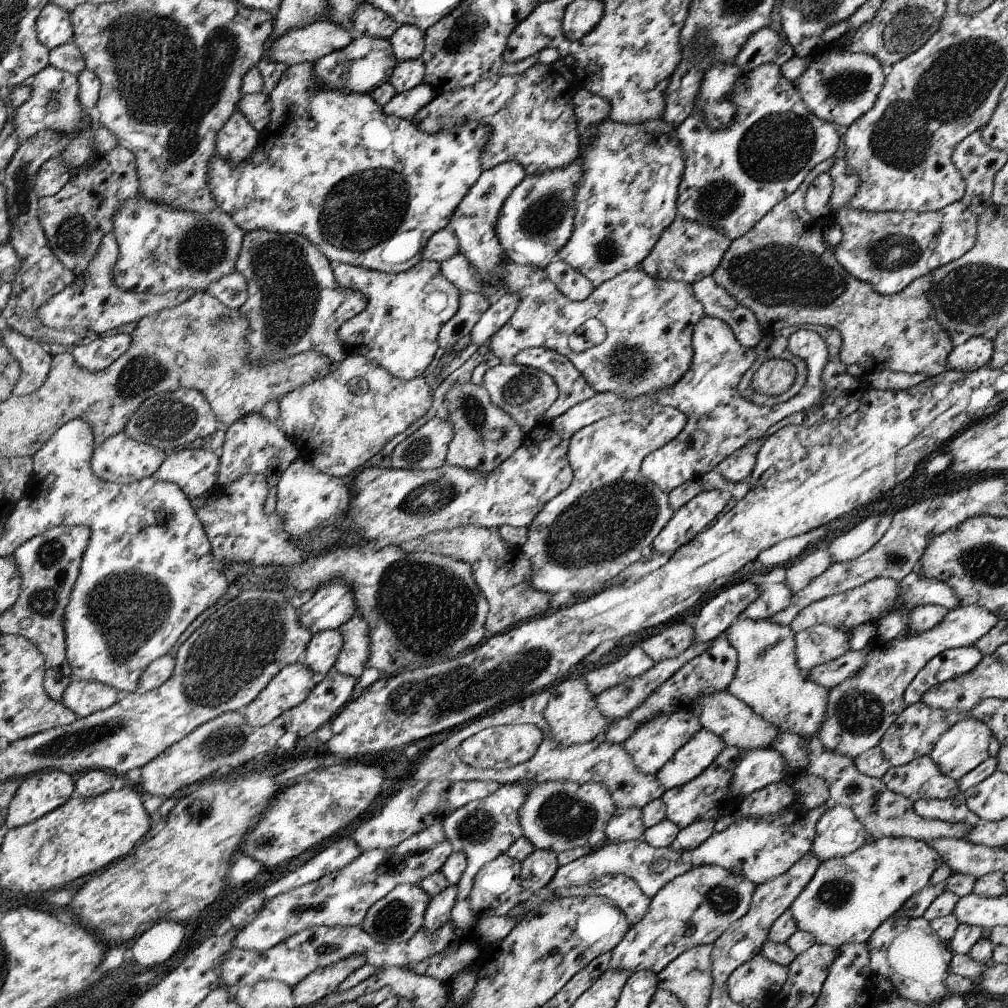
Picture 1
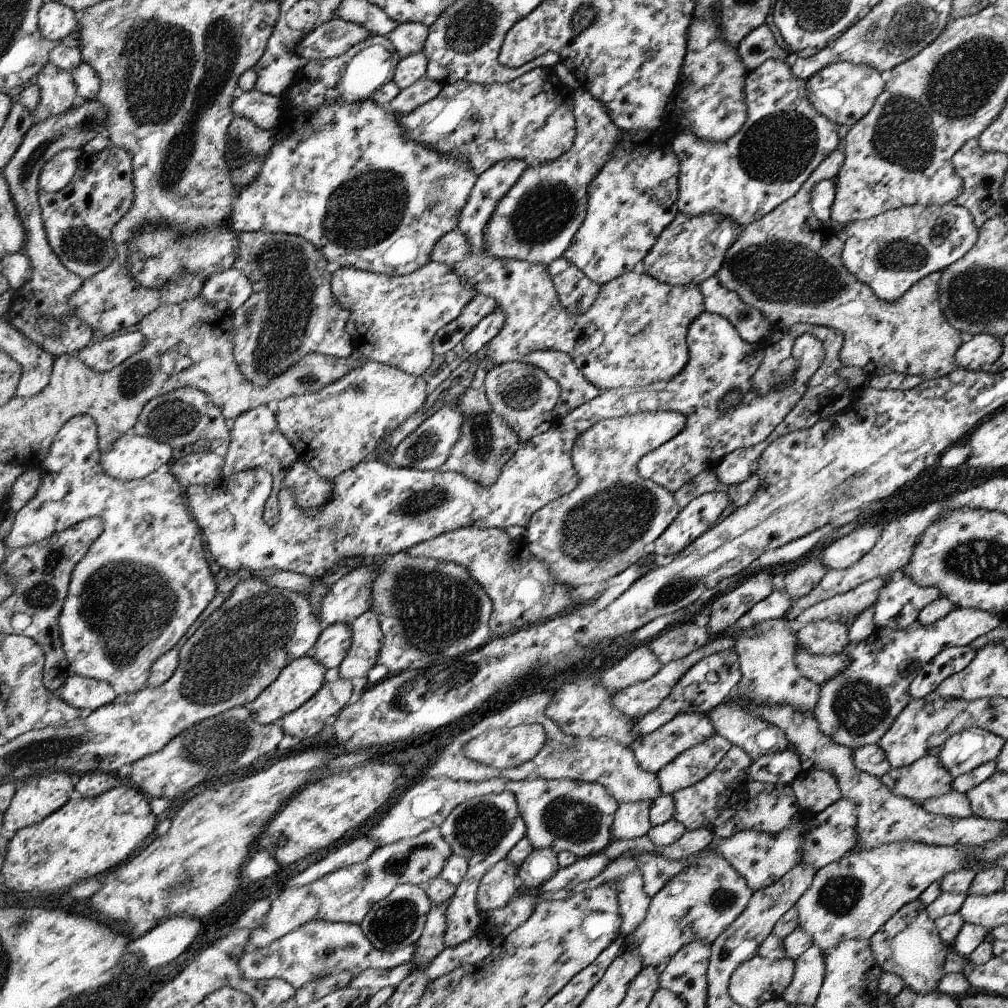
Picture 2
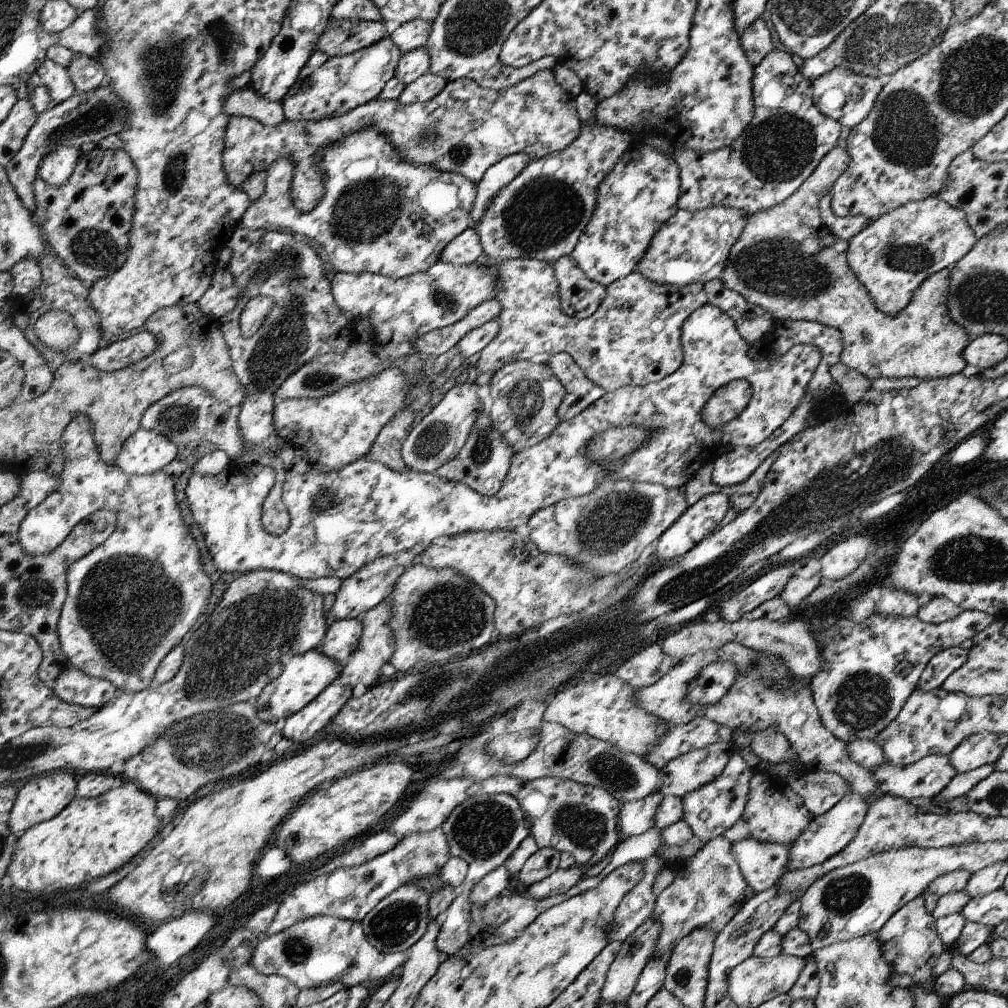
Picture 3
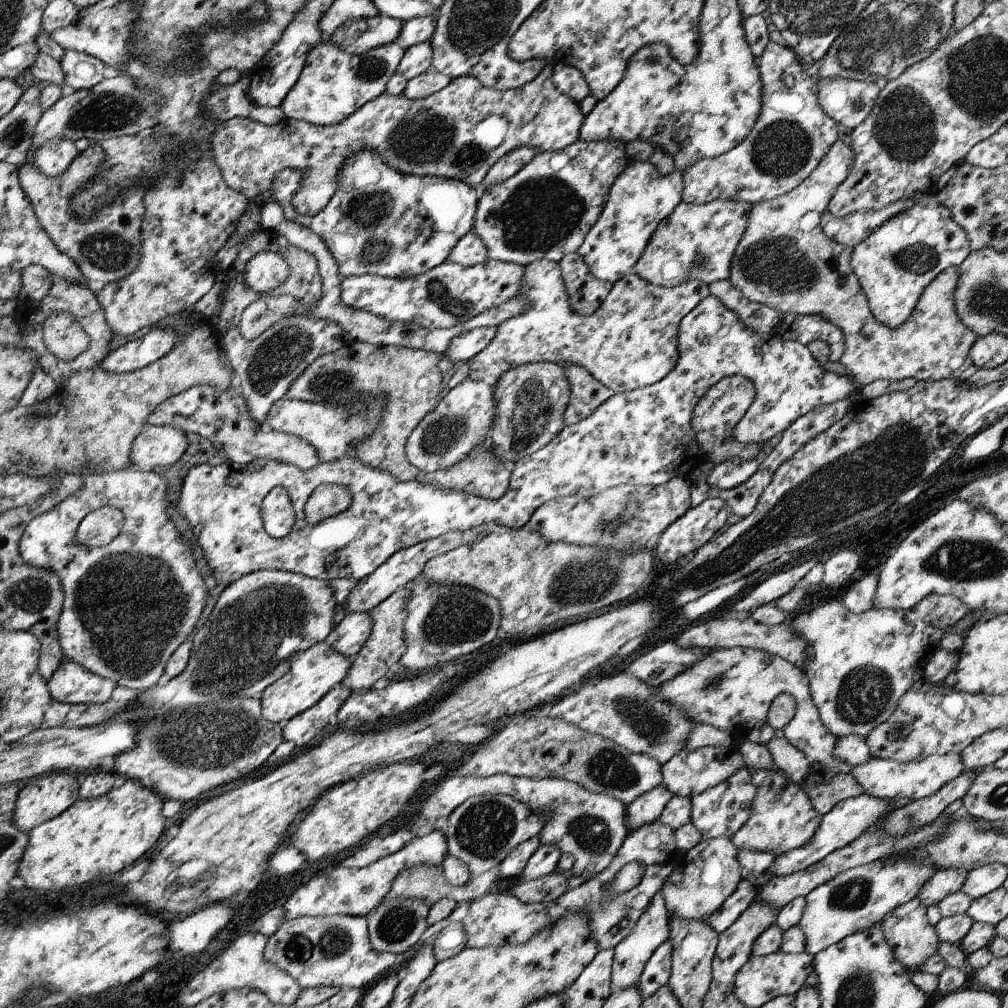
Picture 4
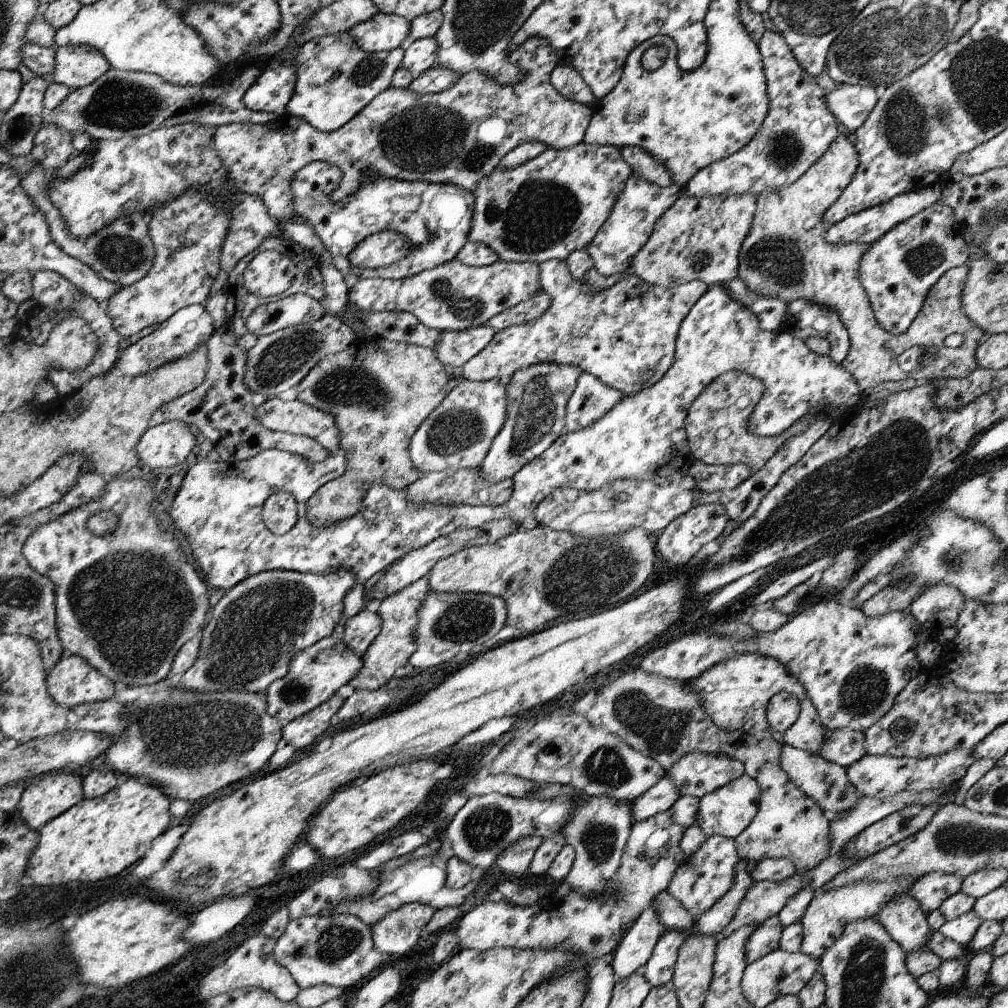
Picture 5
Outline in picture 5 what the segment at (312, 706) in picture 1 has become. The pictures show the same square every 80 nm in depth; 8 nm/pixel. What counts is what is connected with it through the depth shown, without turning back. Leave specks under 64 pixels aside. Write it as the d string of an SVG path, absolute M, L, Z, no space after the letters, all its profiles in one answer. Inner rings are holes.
M336 692L326 702L308 711L304 716L286 723L283 730L284 744L292 744L298 750L312 746L314 738L322 736L330 728L332 716L339 712L344 704L344 700Z

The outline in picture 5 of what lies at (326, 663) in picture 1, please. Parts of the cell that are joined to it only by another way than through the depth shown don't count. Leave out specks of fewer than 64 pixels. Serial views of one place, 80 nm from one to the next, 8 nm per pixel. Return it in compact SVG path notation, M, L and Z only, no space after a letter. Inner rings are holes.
M364 608L344 623L342 640L357 655L363 656L383 629L383 618L376 608Z

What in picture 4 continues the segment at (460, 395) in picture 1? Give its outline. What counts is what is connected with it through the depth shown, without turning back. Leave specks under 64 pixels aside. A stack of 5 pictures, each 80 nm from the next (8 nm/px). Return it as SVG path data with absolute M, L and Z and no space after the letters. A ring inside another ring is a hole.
M484 442L477 447L464 461L435 473L421 474L422 485L432 485L443 491L463 492L478 498L498 501L509 489L512 468L497 459L490 448L490 442Z

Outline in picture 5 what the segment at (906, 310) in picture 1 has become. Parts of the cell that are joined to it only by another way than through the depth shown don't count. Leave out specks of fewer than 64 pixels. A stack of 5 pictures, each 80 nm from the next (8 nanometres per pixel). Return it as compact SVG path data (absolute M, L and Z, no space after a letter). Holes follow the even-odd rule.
M840 134L827 152L794 184L760 193L754 224L743 242L737 277L746 283L748 290L759 295L777 296L787 304L804 299L831 308L849 334L850 346L840 363L854 375L860 392L886 381L907 378L928 383L970 377L979 366L978 348L986 334L963 309L963 290L971 272L968 265L944 273L928 293L926 303L907 332L893 335L879 325L859 274L868 245L856 241L838 246L827 241L823 214L843 196L858 168L859 153L854 143ZM956 332L964 337L962 345L956 348L944 346L944 340Z

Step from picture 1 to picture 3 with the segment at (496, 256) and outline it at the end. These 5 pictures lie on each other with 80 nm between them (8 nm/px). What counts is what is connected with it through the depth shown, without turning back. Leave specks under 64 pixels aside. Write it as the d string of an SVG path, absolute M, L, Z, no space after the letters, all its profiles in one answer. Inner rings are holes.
M519 152L508 155L487 170L486 176L477 184L478 194L475 198L475 205L471 210L472 226L470 227L476 228L475 224L482 221L484 212L486 212L492 198L502 188L514 181L530 162L531 158L525 152Z

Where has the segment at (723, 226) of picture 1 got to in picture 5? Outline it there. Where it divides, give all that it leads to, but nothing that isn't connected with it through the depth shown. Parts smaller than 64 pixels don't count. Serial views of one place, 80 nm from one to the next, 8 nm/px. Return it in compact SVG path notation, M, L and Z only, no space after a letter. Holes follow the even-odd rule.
M769 26L764 31L764 34L759 38L758 45L759 50L764 50L763 67L764 70L768 70L767 90L772 90L772 114L767 114L768 122L763 122L763 126L759 132L756 133L755 136L752 137L752 140L742 150L739 150L738 153L731 154L728 158L723 158L719 161L713 162L711 165L708 165L707 168L702 169L698 174L696 174L696 176L685 186L683 194L692 195L696 198L707 197L708 195L732 196L739 194L755 194L758 196L760 193L787 188L787 186L798 181L799 178L802 177L803 174L806 173L807 170L827 152L830 146L835 142L836 137L838 137L838 124L836 124L837 118L832 116L832 111L828 114L829 106L827 105L826 94L824 94L822 88L816 84L814 77L811 74L808 74L808 71L803 69L798 59L792 54L790 44L787 42L787 39L783 37L783 34L780 34L774 27Z

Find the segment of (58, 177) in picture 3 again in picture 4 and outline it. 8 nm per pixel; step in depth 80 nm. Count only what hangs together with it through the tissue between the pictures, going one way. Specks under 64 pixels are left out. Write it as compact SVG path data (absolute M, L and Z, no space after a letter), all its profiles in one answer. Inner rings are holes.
M55 138L45 142L35 152L34 161L44 174L51 177L63 175L74 164L80 150L72 139Z

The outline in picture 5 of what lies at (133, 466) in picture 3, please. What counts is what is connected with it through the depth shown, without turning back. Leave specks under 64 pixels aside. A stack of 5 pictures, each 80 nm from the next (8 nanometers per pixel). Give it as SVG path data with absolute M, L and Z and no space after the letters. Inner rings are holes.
M184 421L154 424L143 434L137 446L140 460L150 467L172 468L182 464L196 446L190 425Z

